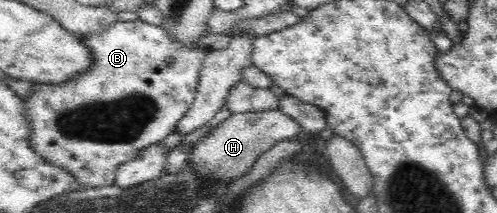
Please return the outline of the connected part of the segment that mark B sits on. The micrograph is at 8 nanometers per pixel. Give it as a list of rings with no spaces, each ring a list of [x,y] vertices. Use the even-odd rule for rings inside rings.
[[[141,19],[134,21],[117,21],[109,28],[101,29],[99,32],[91,34],[77,34],[80,37],[81,44],[84,44],[92,54],[92,63],[90,67],[75,75],[72,79],[59,84],[41,84],[34,83],[35,92],[31,96],[24,98],[25,118],[31,124],[31,138],[29,144],[31,148],[41,156],[42,160],[46,160],[53,166],[68,170],[73,176],[74,181],[80,184],[83,189],[88,188],[103,188],[105,186],[115,185],[115,171],[120,164],[127,163],[129,160],[135,160],[141,150],[145,150],[148,146],[157,144],[161,140],[165,140],[169,134],[174,132],[177,122],[187,112],[190,104],[197,96],[197,85],[199,73],[202,69],[202,62],[207,54],[205,49],[201,49],[201,44],[180,44],[166,33],[160,26],[147,24]]]

